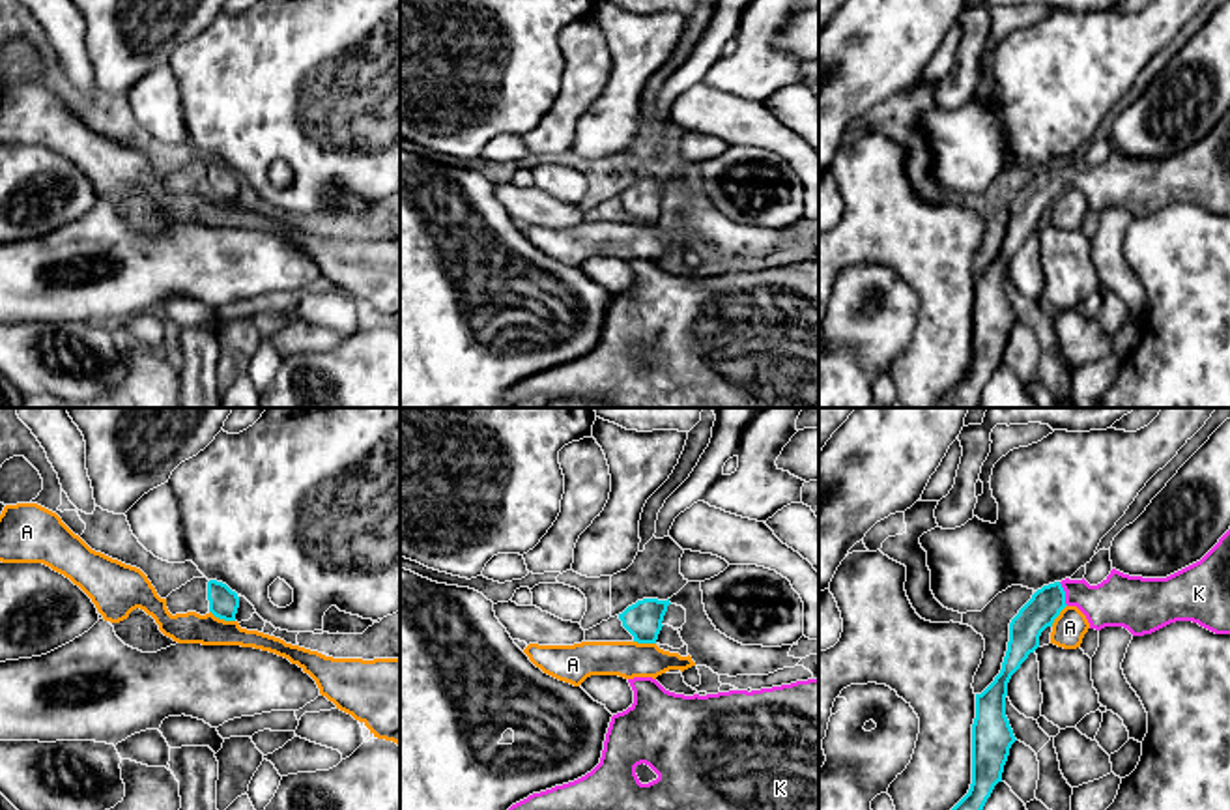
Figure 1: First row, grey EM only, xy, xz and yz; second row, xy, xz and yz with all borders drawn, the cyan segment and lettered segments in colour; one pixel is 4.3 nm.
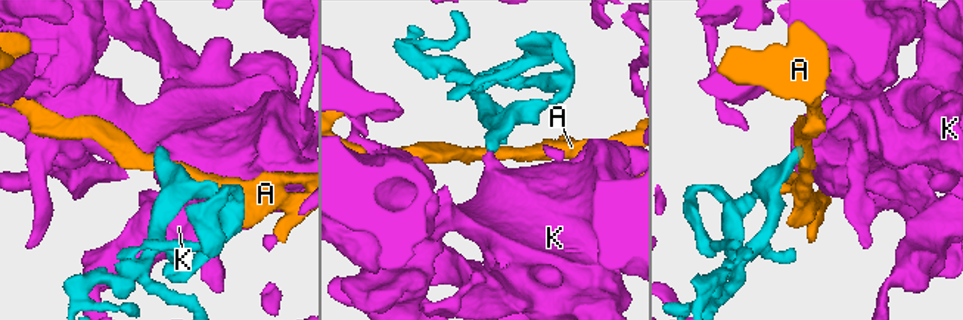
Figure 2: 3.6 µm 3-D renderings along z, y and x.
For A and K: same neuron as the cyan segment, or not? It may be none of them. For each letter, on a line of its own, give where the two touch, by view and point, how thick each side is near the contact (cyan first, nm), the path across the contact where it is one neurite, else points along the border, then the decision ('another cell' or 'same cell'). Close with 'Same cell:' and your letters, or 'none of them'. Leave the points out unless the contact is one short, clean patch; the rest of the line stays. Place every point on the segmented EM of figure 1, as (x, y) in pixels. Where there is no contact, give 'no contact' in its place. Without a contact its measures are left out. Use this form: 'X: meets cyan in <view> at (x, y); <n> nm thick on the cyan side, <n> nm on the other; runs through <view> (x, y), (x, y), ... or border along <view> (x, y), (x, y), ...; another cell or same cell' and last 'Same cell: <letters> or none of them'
A: meets cyan in xy at (223, 618); 130 nm thick on the cyan side, 140 nm on the other; border along xy (210, 610), (219, 618), (234, 621); another cell
K: meets cyan in yz at (1064, 593); 140 nm thick on the cyan side, 220 nm on the other; runs through yz (1045, 605), (1064, 593), (1120, 601); same cell
Same cell: K

